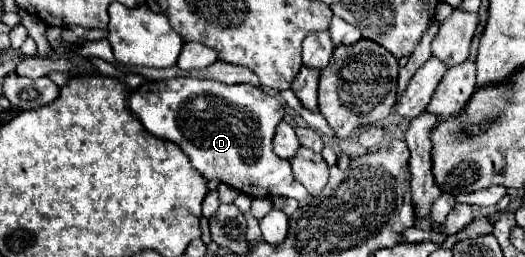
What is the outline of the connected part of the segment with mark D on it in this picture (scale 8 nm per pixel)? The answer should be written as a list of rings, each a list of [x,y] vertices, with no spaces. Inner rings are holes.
[[[172,78],[172,80],[158,80],[158,82],[144,82],[138,90],[130,96],[130,108],[142,122],[142,126],[166,140],[174,140],[184,154],[190,158],[192,166],[206,178],[206,180],[220,180],[226,182],[240,192],[248,194],[250,198],[276,198],[288,196],[298,202],[308,198],[308,192],[300,182],[294,182],[294,172],[290,162],[276,156],[272,150],[272,140],[276,126],[284,116],[282,104],[266,94],[262,88],[252,84],[224,84],[208,78]]]

